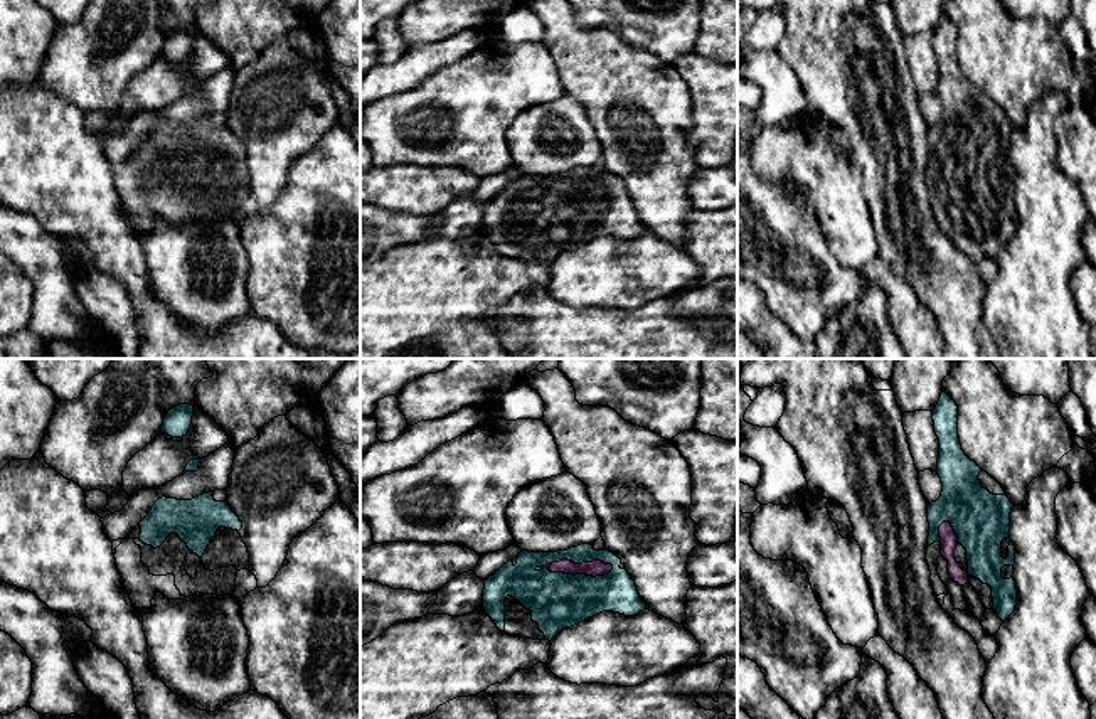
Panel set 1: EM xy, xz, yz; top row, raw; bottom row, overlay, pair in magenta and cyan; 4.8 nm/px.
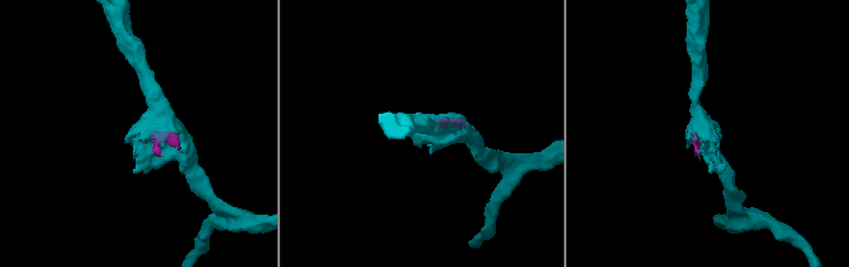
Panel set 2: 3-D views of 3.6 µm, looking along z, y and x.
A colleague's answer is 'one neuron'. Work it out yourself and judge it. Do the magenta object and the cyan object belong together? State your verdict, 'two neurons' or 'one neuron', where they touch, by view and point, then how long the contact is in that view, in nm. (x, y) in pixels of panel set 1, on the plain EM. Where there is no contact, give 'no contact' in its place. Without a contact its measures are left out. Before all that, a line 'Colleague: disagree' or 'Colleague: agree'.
Colleague: agree
one neuron | xz (579, 196) | 320 nm

